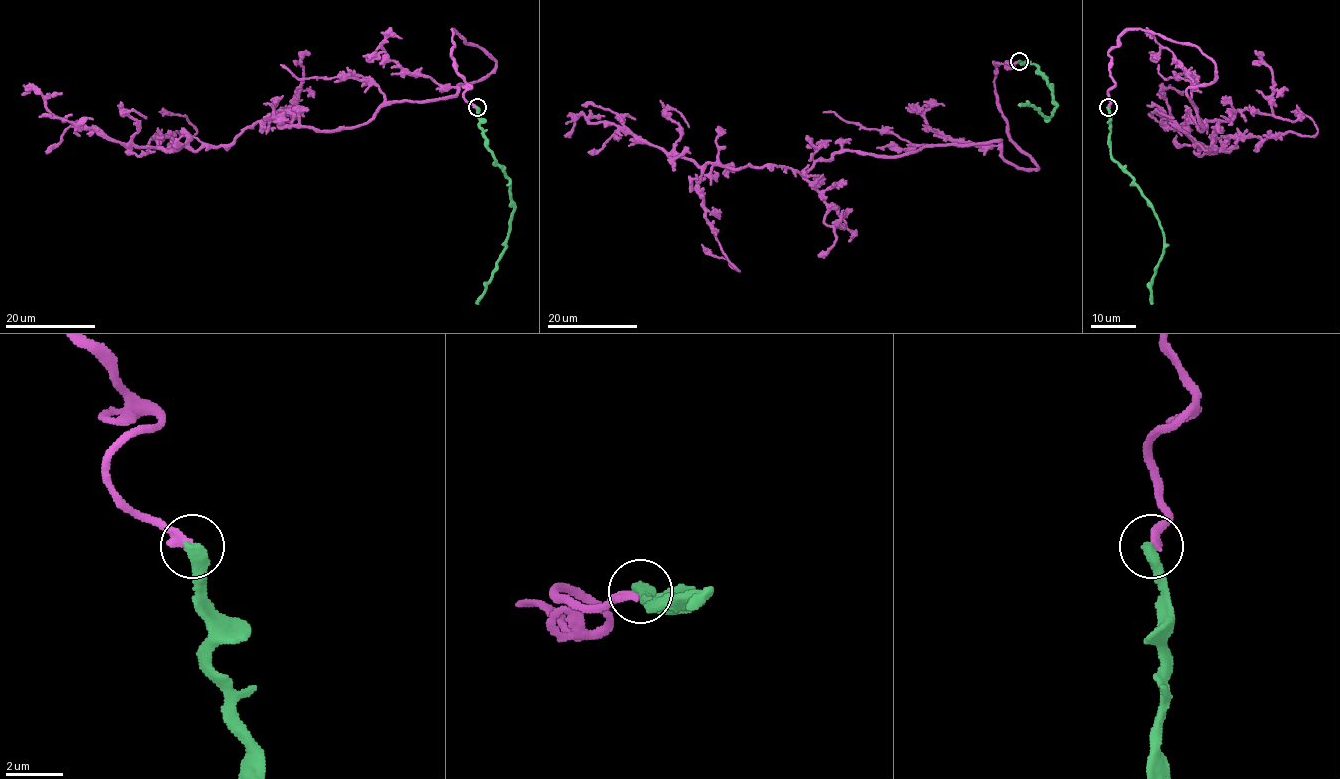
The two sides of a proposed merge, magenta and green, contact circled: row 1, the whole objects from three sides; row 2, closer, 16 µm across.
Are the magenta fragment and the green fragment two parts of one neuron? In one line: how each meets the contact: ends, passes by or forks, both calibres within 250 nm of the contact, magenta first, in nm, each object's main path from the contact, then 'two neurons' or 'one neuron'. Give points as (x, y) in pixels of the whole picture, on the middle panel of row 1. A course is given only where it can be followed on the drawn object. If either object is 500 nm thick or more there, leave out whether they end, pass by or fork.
magenta ends there; green ends there; 320 nm thick on the magenta side, 480 nm on the other; magenta runs (1019, 62), (993, 61), (996, 95), (1037, 169), (999, 139), (799, 172), (697, 166), (583, 114), (565, 137); green runs (1019, 61), (1036, 67), (1052, 87), (1056, 106), (1048, 117), (1033, 105), (1018, 105); two neurons

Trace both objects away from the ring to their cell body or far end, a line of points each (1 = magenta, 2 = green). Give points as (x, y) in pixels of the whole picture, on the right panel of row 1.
1: (1109, 108), (1129, 29), (1213, 61), (1186, 94), (1215, 151), (1169, 118), (1183, 94)
2: (1108, 108), (1110, 153), (1153, 209), (1163, 234), (1163, 250), (1151, 286), (1152, 303)

